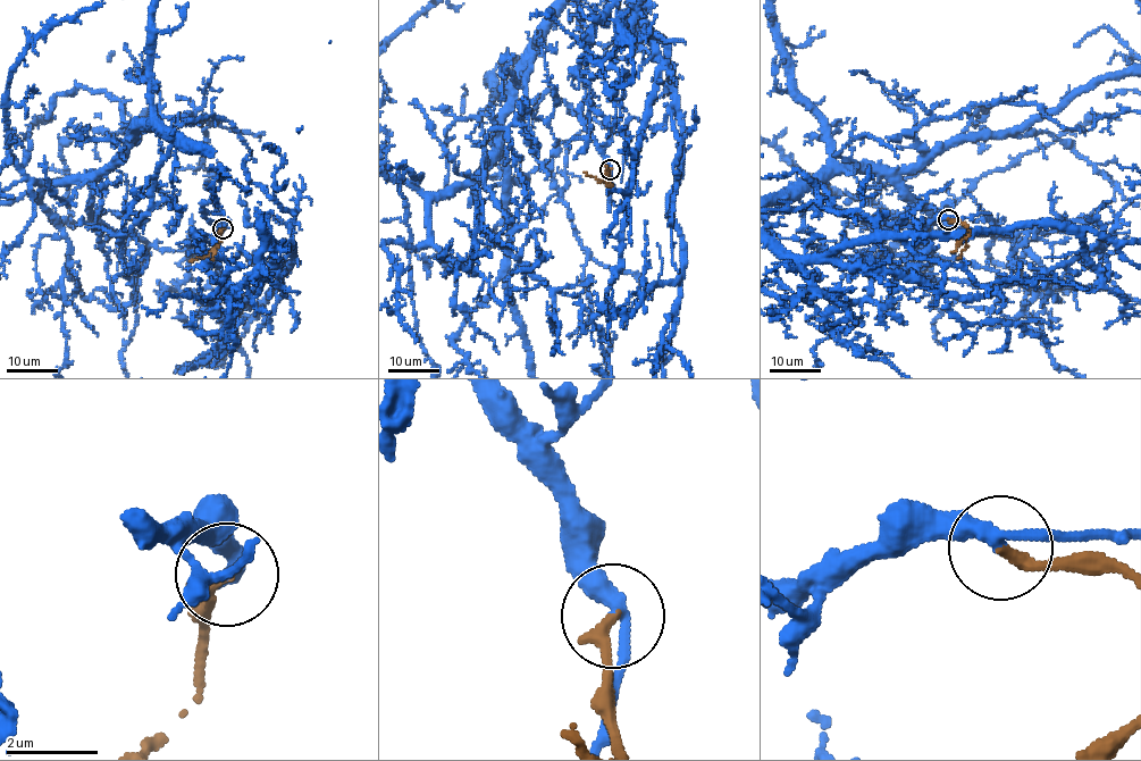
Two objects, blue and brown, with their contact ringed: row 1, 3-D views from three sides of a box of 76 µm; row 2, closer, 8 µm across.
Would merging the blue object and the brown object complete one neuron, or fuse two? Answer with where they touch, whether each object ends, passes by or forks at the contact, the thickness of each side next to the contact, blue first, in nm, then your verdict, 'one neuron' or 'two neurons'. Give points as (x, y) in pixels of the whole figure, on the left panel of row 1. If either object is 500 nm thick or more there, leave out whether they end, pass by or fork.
(223, 228) | blue passes by | brown ends | 280/280 nm | one neuron

